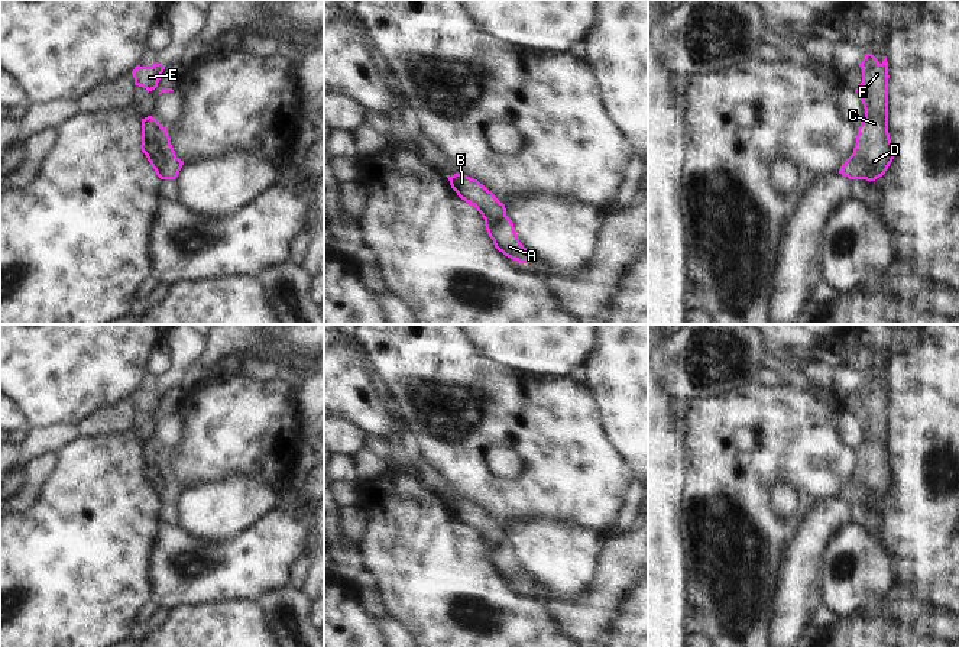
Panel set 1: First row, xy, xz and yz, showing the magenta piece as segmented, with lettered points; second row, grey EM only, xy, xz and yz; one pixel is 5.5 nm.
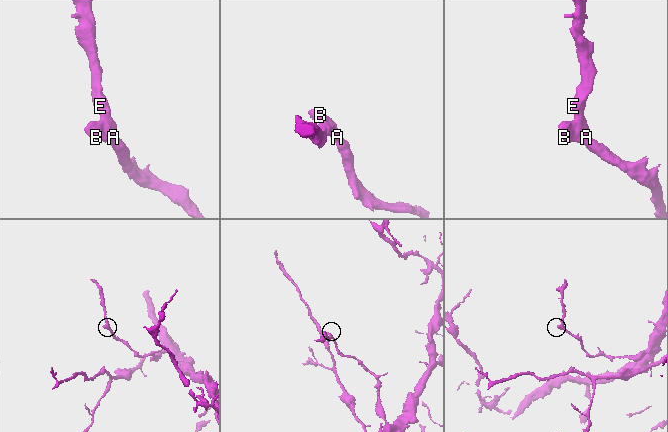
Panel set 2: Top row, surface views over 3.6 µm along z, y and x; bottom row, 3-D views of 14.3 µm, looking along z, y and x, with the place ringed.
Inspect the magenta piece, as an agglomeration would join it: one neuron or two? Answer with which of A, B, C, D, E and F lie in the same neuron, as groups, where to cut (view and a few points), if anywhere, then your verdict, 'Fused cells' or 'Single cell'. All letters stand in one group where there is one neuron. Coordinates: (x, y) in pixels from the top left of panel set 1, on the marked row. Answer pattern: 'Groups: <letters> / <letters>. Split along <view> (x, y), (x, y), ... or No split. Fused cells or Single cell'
Groups: A B C D E F. No split. Single cell

